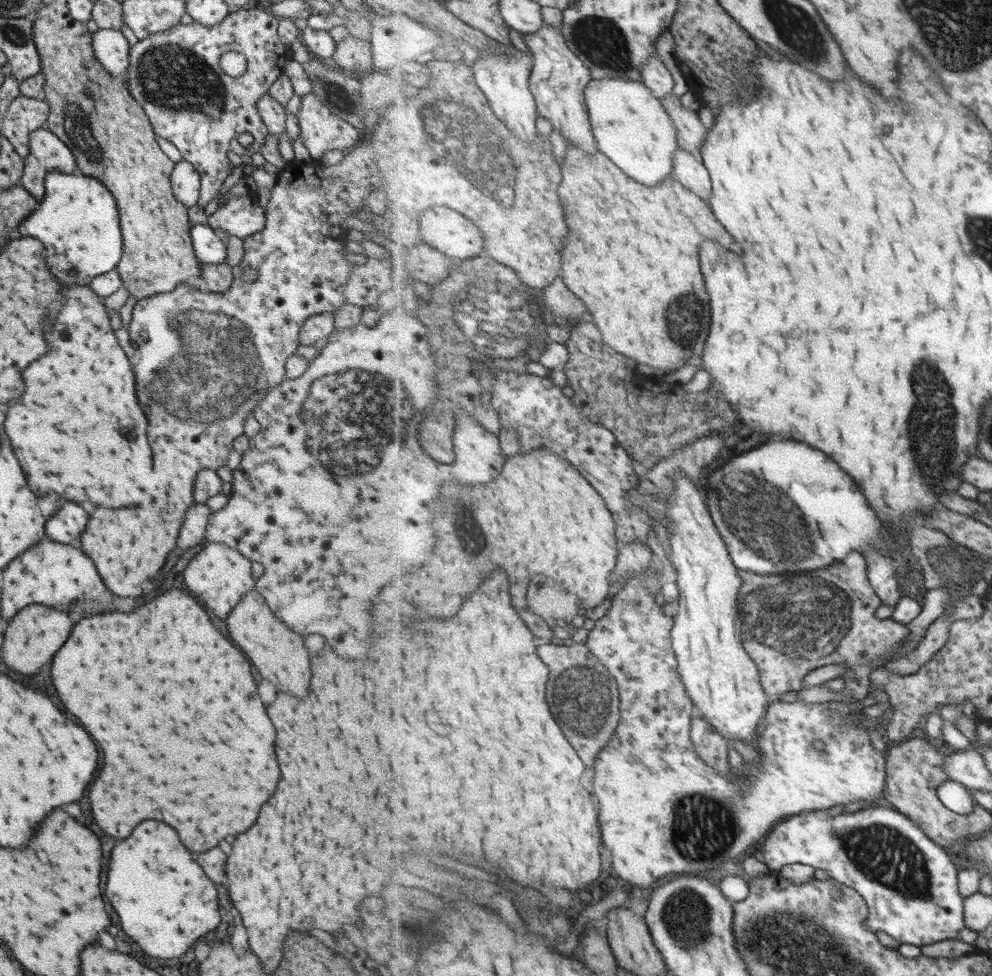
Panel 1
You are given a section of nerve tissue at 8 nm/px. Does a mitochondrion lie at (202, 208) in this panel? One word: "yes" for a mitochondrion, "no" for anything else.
no

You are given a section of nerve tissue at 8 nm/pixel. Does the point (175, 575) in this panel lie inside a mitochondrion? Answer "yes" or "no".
no

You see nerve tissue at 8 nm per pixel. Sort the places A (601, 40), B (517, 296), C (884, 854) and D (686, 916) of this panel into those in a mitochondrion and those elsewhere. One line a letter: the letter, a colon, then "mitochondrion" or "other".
A: mitochondrion
B: mitochondrion
C: mitochondrion
D: mitochondrion

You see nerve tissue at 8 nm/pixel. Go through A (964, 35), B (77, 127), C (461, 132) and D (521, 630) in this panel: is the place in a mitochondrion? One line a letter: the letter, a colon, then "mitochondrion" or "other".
A: mitochondrion
B: mitochondrion
C: mitochondrion
D: other

